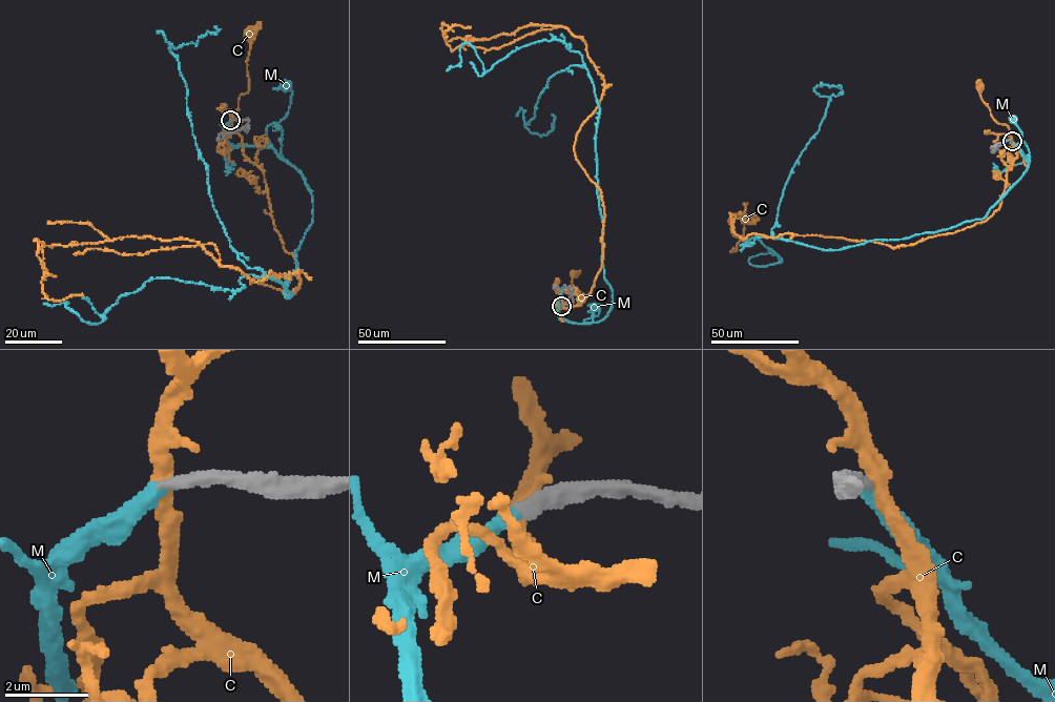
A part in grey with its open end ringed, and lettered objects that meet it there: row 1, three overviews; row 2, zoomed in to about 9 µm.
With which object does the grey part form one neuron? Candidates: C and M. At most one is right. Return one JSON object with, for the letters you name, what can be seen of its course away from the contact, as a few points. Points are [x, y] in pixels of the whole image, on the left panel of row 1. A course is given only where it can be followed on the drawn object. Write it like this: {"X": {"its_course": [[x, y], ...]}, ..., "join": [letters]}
{"M": {"its_course": [[231, 120], [223, 126], [228, 142], [235, 146], [271, 145], [266, 128], [288, 111], [291, 90], [286, 85]]}, "join": ["M"]}

